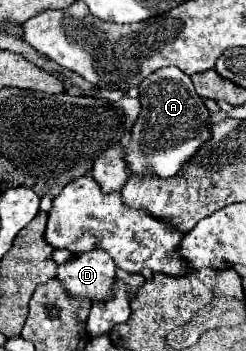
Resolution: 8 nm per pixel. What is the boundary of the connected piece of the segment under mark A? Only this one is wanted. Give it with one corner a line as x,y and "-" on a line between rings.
162,67
140,83
142,111
126,145
126,163
130,173
152,171
158,177
172,177
180,167
210,139
210,111
196,95
192,79
178,67

